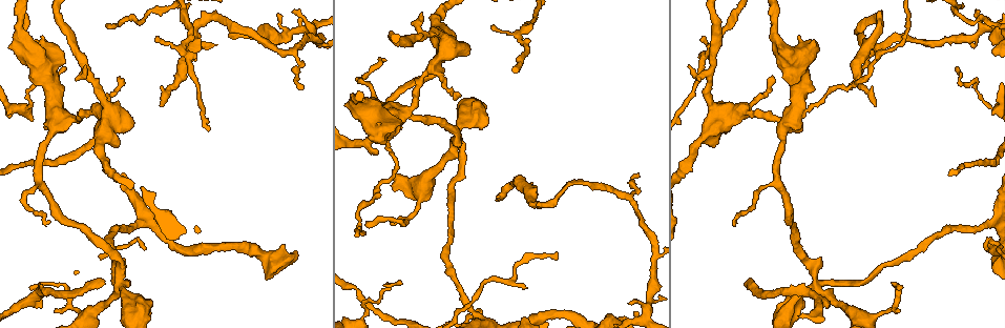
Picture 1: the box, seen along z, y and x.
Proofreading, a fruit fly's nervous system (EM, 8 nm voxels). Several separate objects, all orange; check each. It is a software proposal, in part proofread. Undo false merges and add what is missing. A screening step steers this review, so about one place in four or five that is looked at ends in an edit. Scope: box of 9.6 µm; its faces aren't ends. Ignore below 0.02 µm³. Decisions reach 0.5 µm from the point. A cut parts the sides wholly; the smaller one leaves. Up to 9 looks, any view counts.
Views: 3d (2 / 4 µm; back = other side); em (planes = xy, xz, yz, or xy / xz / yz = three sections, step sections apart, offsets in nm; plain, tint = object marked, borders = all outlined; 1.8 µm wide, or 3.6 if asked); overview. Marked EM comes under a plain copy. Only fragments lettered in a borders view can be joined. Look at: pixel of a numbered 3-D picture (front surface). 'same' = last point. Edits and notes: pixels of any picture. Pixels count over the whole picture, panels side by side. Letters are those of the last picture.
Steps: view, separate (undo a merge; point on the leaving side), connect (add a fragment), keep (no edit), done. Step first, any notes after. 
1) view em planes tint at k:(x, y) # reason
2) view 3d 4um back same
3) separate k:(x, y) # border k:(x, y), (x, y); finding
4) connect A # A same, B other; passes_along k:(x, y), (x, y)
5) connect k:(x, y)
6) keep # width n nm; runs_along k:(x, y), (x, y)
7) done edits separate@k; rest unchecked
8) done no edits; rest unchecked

view 3d 2um at 1:(65, 121) # calibre changes

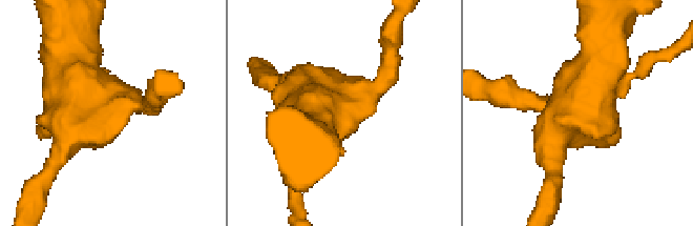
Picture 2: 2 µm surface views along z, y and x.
view em yz step 16 tint at 2:(577, 105)

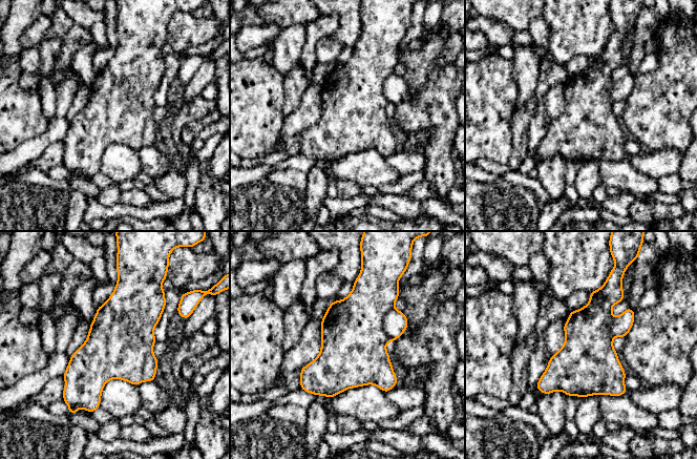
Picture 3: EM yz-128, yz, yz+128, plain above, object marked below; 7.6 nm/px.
view em planes borders same

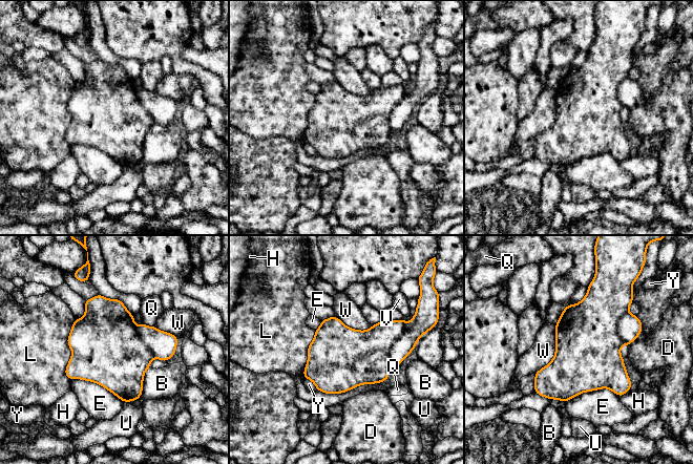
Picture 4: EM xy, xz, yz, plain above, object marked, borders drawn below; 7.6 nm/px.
separate 4:(419, 324) # longest_contact L 480 nm; B other, D other, E other, H other, L other, Q other, U other, V other, W other, Y other; border 4:(410, 323), (389, 350), (391, 365); two cells meet here

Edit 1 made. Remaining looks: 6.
view overview

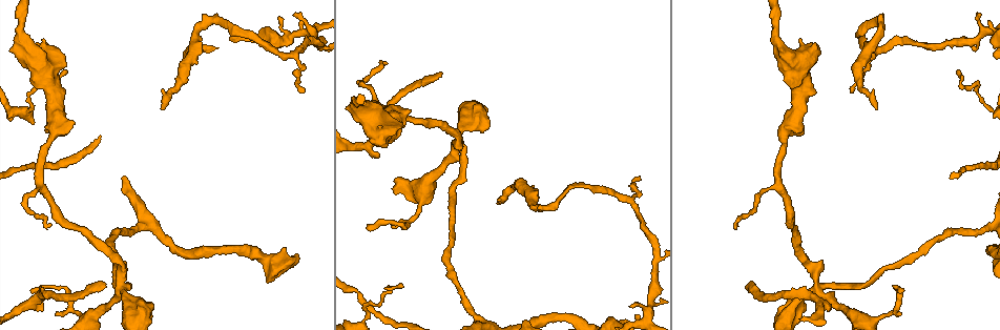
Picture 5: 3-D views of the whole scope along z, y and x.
view em yz step 16 borders at 5:(876, 109) # long arm stops here

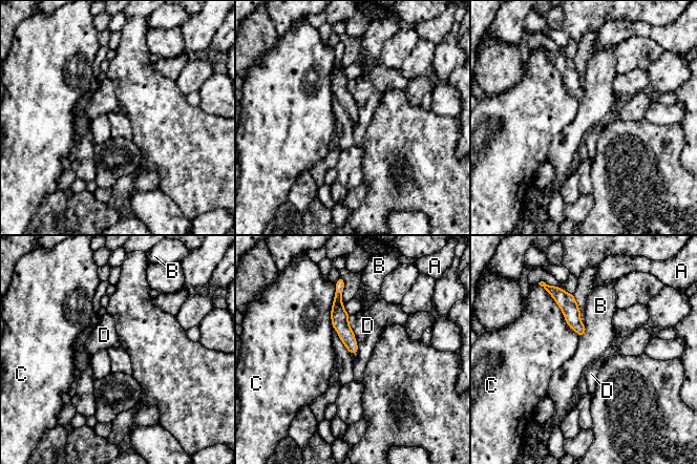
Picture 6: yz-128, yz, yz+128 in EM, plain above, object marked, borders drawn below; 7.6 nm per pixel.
view em planes borders same # cut it another way

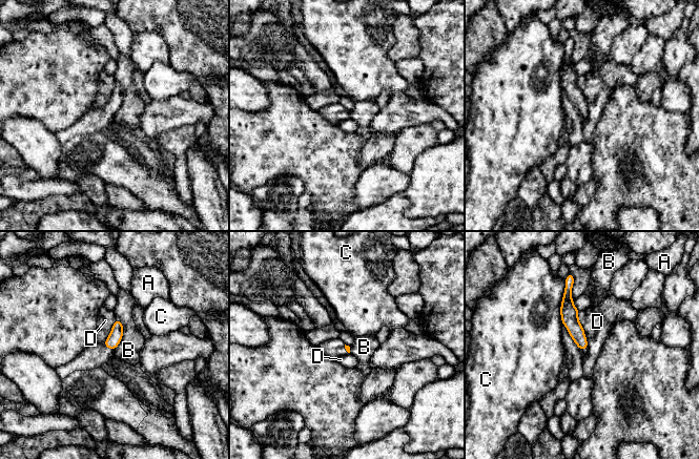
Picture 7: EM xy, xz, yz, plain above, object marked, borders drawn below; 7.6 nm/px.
keep # longest_contact C 360 nm; A other, B other, C other, D other; runs_along 7:(568, 288), (569, 318), (582, 347); none of them fits

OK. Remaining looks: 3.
view 3d 4um at 5:(977, 15)

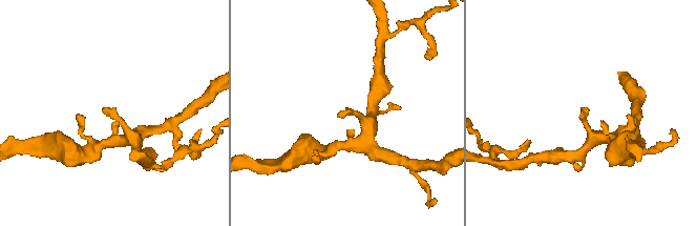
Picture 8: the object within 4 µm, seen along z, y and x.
view em 3.6um xy step 8 borders at 8:(586, 107) # need the tissue

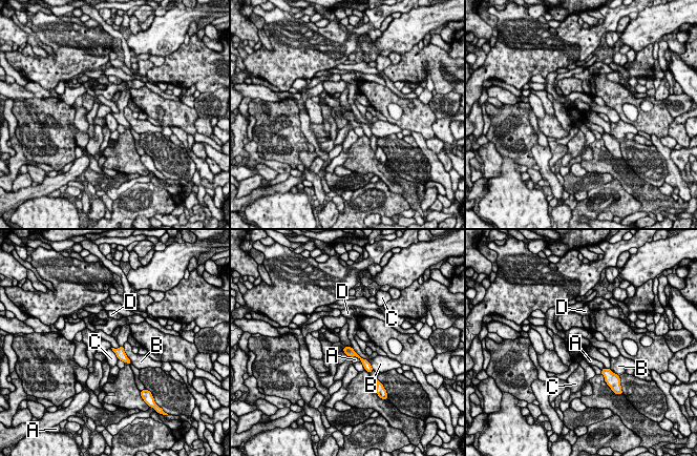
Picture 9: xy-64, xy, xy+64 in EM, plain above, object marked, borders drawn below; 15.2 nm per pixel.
keep # width 140 nm; longest_contact B 280 nm; A other, B other, C other, D other; no lettered fragment goes on from it

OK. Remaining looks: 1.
view em planes borders at 5:(748, 287) # thin end

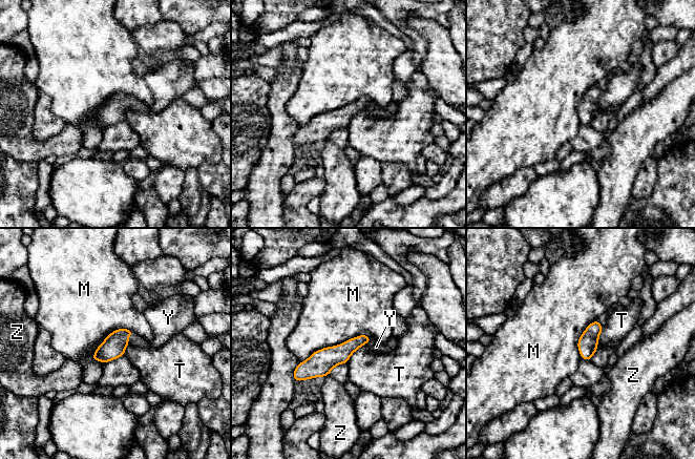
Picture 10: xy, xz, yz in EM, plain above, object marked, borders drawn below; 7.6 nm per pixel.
connect Y # M other, T other, Y same, Z other; the cell continues

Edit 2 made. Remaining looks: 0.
done edits separate@4, connect@10; rest unchecked

